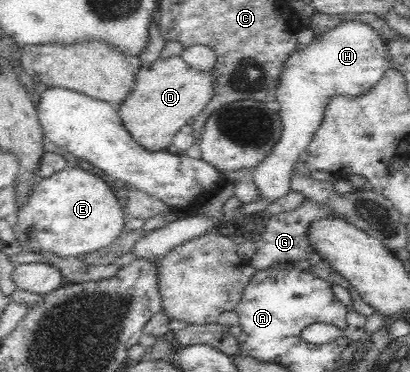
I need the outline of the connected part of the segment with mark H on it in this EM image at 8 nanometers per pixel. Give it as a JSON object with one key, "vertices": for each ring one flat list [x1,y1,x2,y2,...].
{"vertices":[[348,20,315,36,306,49,296,50,288,56,282,68,276,99,280,106,283,124,281,139,273,153,252,170,253,181,260,197,241,207,242,214,264,211,269,203,284,197,291,190,290,177,297,158,310,146,315,134,325,119,325,112,333,98,360,98,382,82,384,73,392,65,388,47,381,35,370,24,358,20]]}

